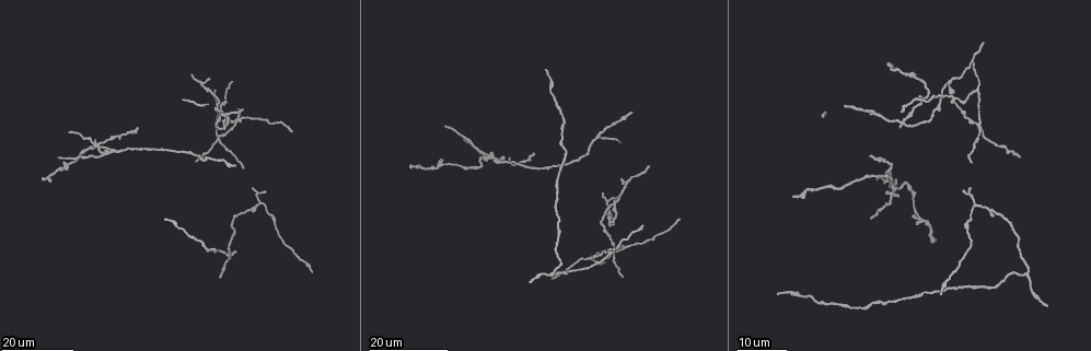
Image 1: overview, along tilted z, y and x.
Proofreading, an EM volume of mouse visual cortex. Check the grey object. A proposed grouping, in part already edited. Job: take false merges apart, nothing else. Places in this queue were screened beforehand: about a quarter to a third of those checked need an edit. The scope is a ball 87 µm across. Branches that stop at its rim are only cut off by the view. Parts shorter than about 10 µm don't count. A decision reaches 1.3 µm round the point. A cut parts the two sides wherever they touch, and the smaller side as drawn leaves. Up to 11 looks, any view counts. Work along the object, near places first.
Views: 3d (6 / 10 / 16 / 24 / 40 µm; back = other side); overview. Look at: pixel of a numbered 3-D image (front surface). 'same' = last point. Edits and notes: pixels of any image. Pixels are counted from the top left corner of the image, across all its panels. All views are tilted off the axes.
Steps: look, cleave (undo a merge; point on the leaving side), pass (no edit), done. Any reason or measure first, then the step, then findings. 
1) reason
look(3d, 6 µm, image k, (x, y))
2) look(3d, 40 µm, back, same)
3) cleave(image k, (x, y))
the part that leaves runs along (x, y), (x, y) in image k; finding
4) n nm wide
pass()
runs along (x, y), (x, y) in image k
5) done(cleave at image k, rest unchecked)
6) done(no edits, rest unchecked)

looks like a crossing
look(3d, 16 µm, image 1, (96, 144))

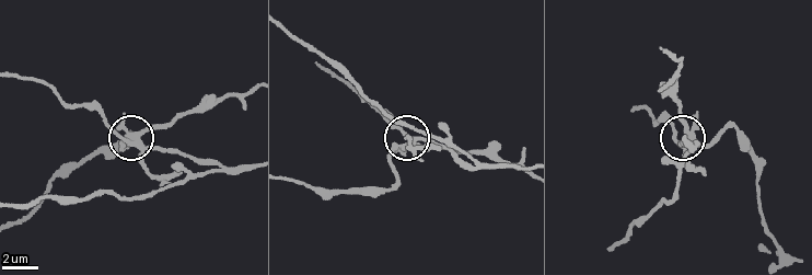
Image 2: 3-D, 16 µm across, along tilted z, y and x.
zoom in
look(3d, 10 µm, image 2, (137, 137))

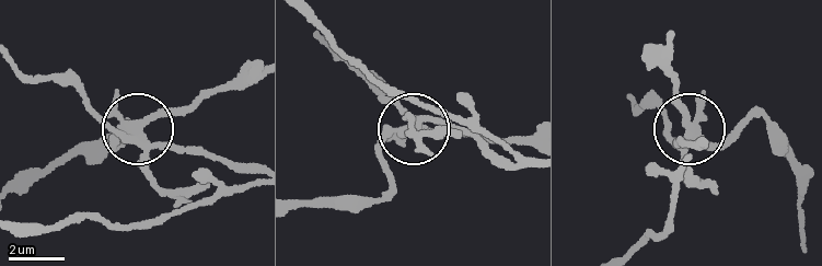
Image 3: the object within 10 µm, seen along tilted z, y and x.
270 nm wide
cleave(image 3, (175, 115))
a second cell is stuck on

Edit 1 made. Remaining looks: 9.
three arms meet
look(3d, 16 µm, image 2, (688, 155))

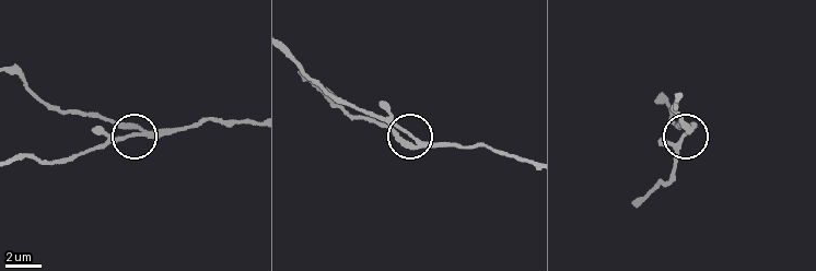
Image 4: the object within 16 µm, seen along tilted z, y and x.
look(3d, 6 µm, image 4, (684, 138))

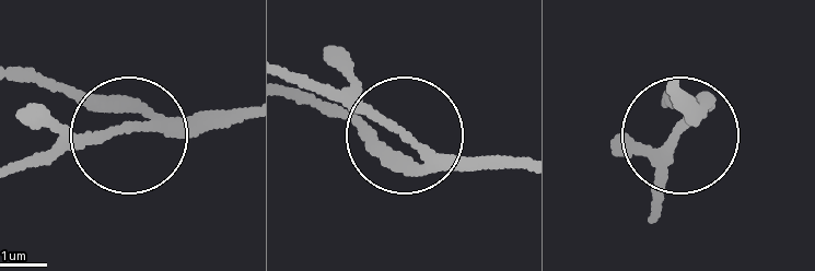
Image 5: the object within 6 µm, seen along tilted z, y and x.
side arm 16 µm
pass()
runs along (521, 165), (452, 165), (410, 137), (379, 146), (347, 116) in image 5; one cell here

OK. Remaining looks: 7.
four-way junction
look(3d, 16 µm, image 1, (977, 125))

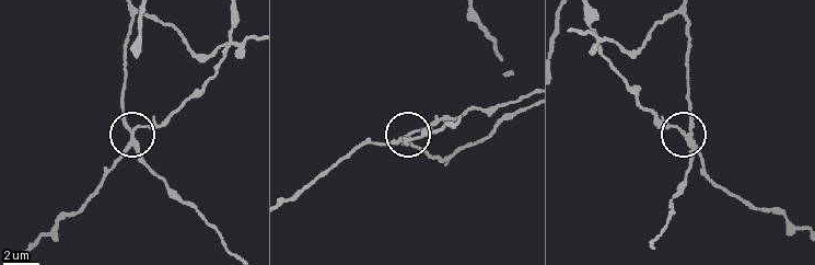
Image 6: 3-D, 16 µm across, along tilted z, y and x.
closer look
look(3d, 10 µm, image 6, (134, 135))

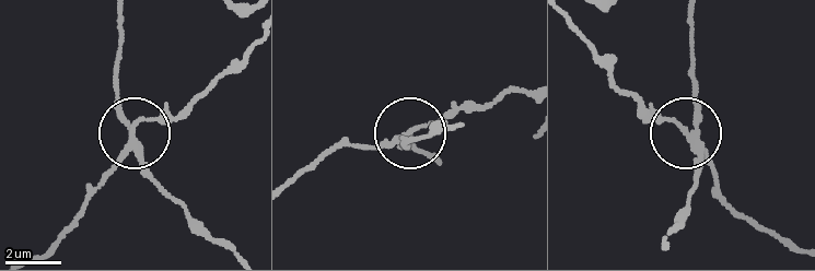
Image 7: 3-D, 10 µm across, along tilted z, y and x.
cleave(image 7, (159, 121))
the part that leaves runs along (131, 140), (150, 117), (182, 118), (252, 47) in image 7; a second cell is stuck on

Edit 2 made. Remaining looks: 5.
redraw
look(overview)

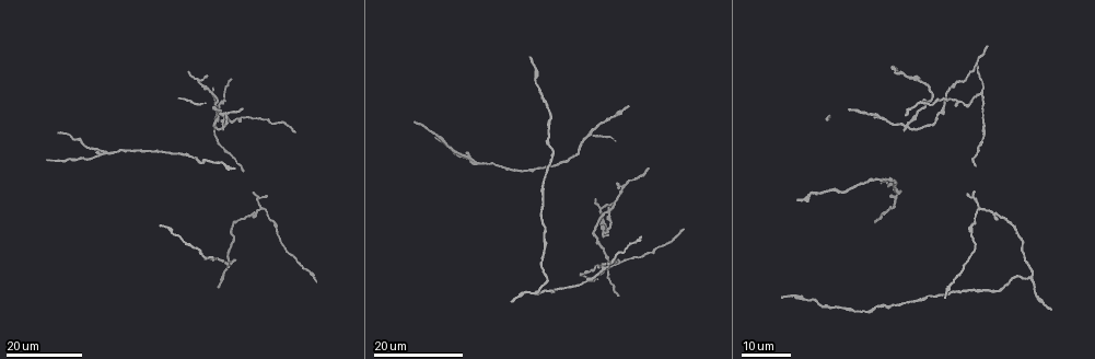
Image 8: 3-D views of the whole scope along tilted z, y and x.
look(3d, 16 µm, image 8, (980, 94))

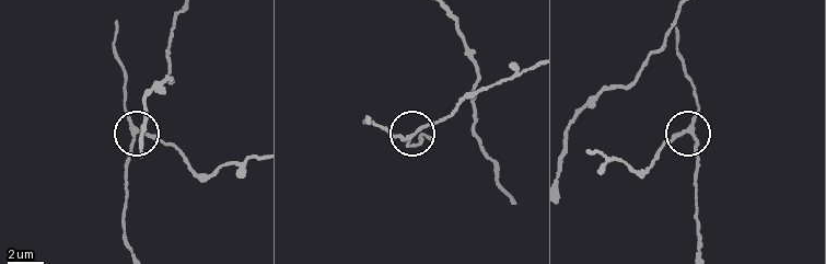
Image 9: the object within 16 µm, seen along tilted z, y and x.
look(3d, 6 µm, image 9, (139, 130))

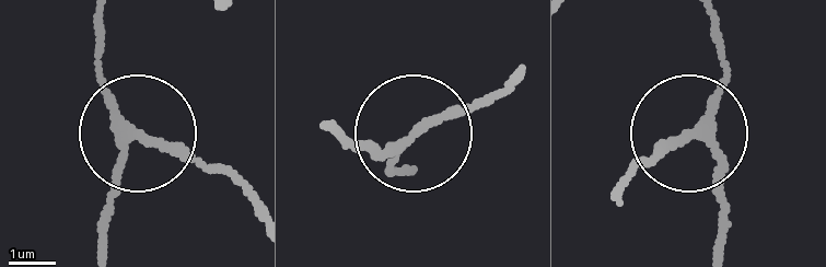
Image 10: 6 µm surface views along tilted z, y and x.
3 arms
pass()
runs along (104, 248), (104, 202), (135, 134), (175, 142), (245, 194) in image 10; one cell here

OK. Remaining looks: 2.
four arms meet
look(3d, 16 µm, image 8, (907, 124))

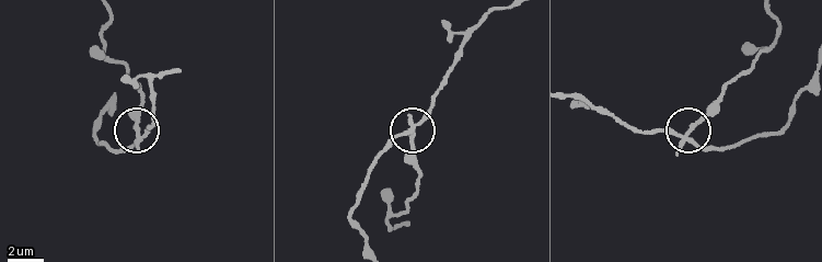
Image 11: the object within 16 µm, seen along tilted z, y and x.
look(3d, 6 µm, image 11, (413, 128))

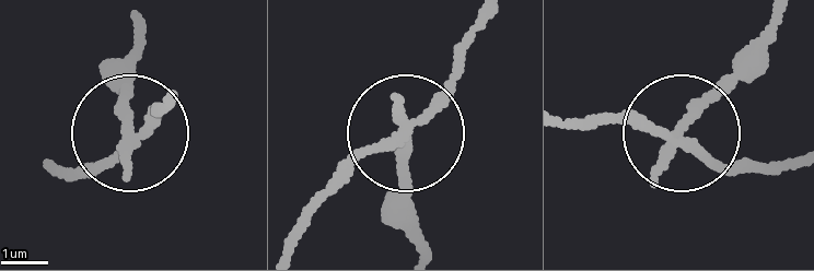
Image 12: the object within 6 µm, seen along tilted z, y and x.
cleave(image 12, (130, 95))
the part that leaves runs along (672, 131), (771, 18) in image 12; two cells meet here

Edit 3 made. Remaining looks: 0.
done(cleave at image 3, cleave at image 7, cleave at image 12, rest unchecked)

